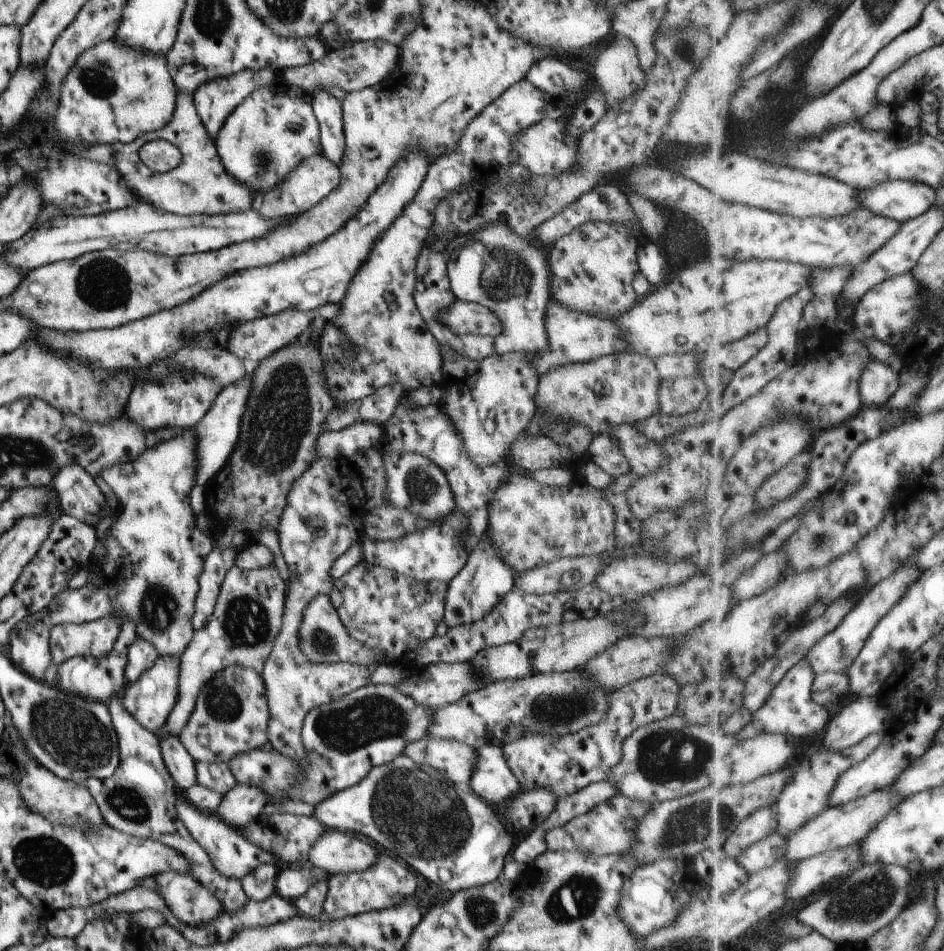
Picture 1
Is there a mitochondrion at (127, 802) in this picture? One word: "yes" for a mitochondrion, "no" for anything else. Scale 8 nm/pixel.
yes

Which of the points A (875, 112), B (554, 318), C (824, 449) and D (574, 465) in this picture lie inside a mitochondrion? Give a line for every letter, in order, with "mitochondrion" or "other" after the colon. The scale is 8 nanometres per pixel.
A: other
B: other
C: other
D: other

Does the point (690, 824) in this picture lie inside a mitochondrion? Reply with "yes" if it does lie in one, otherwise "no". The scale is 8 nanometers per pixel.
yes

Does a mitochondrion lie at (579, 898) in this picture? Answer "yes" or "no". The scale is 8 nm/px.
yes

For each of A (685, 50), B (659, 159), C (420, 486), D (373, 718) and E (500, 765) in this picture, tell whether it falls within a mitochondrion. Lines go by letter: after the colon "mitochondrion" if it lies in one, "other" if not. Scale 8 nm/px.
A: mitochondrion
B: other
C: mitochondrion
D: mitochondrion
E: other

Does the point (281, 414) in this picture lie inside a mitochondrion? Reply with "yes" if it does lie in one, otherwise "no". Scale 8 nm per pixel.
yes

